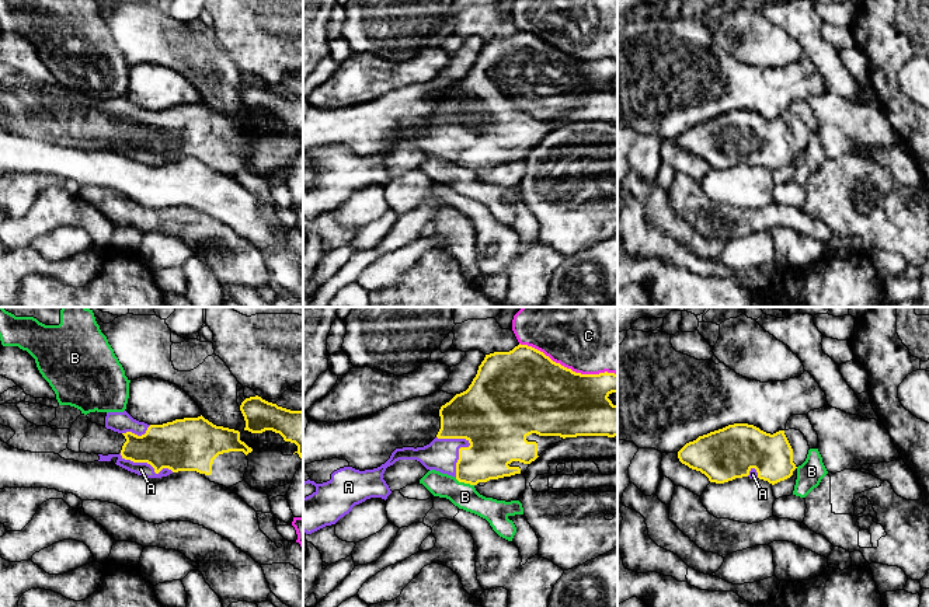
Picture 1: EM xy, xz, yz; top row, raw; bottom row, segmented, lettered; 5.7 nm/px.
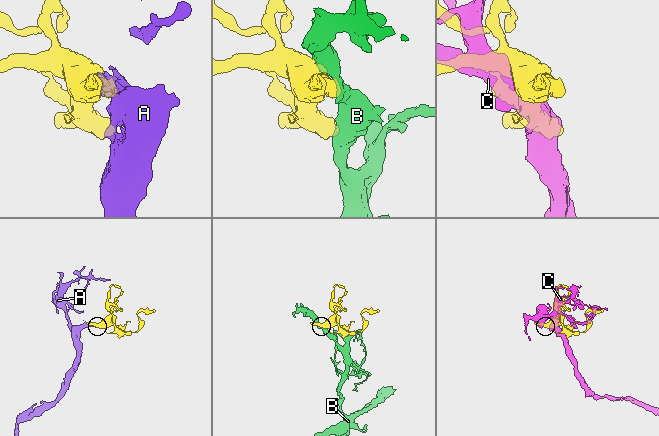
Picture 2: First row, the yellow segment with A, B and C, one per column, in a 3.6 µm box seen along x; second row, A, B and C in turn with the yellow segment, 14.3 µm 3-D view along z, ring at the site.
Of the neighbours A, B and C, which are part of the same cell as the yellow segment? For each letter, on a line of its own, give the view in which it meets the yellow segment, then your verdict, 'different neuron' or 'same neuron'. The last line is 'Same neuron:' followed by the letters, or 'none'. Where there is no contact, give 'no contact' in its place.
A: xz | same neuron
B: xz | different neuron
C: xz | different neuron
Same neuron: A

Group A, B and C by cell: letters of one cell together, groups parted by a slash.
A / B / C

